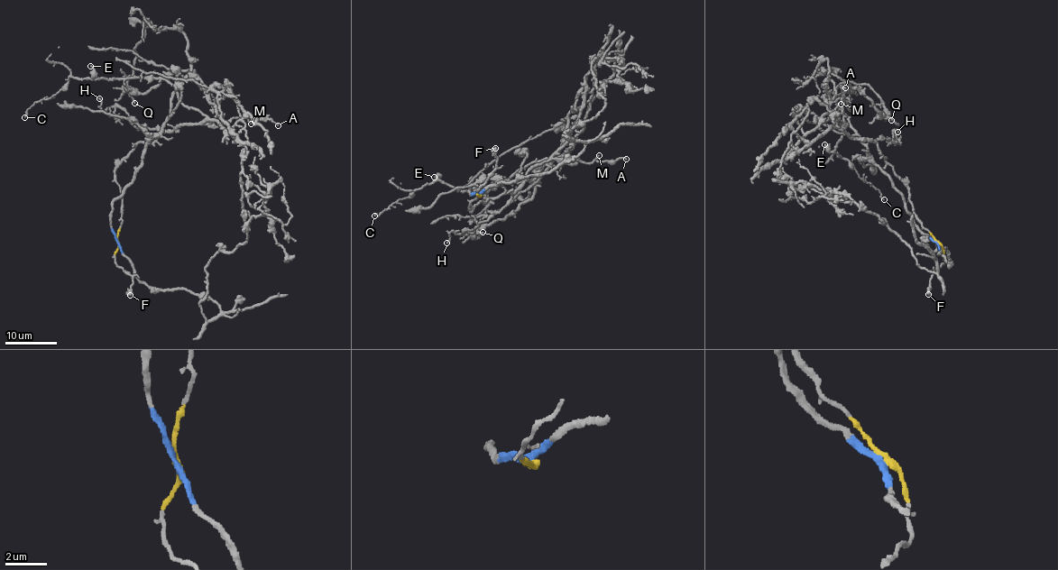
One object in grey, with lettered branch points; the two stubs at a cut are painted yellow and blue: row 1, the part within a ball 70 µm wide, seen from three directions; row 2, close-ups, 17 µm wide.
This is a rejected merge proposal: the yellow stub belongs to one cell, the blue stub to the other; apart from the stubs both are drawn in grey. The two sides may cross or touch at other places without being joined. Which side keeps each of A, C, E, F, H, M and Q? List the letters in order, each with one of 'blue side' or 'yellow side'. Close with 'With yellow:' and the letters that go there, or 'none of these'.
A: yellow side
C: yellow side
E: yellow side
F: yellow side
H: yellow side
M: yellow side
Q: blue side
With yellow: A, C, E, F, H, M

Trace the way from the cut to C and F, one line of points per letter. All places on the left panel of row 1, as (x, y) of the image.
C: (117, 242), (121, 162), (139, 142), (206, 117), (169, 81), (133, 77), (69, 77), (24, 117)
F: (117, 242), (114, 254), (116, 266), (132, 276), (131, 295)

